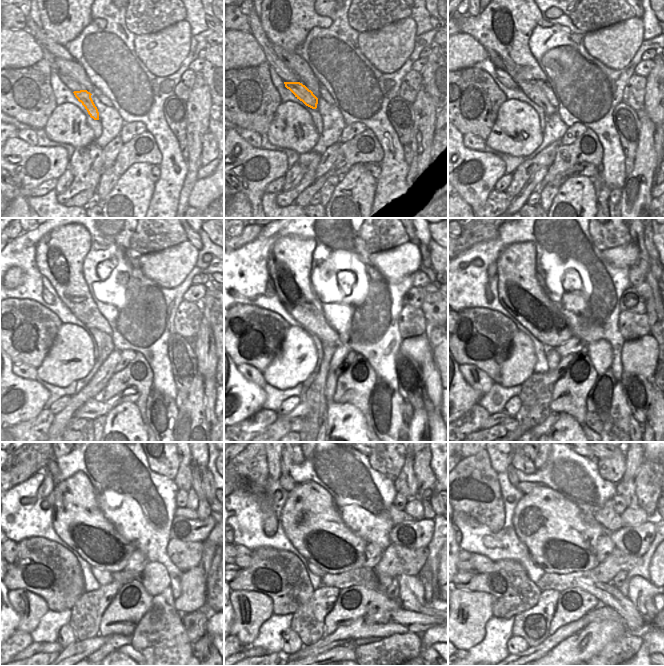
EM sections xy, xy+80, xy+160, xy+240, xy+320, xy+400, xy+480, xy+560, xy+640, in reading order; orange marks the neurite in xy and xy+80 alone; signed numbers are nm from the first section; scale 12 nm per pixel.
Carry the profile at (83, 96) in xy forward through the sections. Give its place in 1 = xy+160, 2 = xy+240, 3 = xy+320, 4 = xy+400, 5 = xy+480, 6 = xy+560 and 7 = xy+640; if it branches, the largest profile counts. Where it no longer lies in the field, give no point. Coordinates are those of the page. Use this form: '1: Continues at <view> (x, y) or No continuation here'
1: Continues at xy+160 (504, 78)
2: Continues at xy+240 (47, 297)
3: Continues at xy+320 (270, 290)
4: Continues at xy+400 (492, 268)
5: Continues at xy+480 (48, 484)
6: Continues at xy+560 (274, 462)
7: Continues at xy+640 (500, 462)

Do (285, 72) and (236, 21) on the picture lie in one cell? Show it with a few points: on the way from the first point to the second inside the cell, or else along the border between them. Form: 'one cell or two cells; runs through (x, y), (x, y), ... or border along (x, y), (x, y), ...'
two cells; border along (246, 16), (251, 32)

